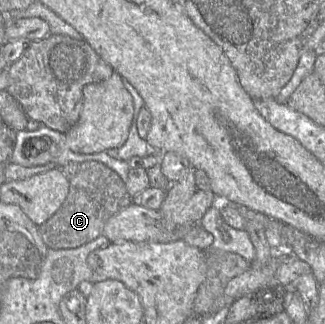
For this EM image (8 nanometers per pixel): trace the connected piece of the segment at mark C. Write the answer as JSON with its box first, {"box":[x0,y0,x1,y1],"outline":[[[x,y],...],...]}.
{"box":[39,161,132,249],"outline":[[[97,161],[83,162],[70,180],[68,195],[60,209],[39,226],[40,235],[49,249],[80,247],[102,235],[107,220],[131,204],[132,198],[115,171]]]}

